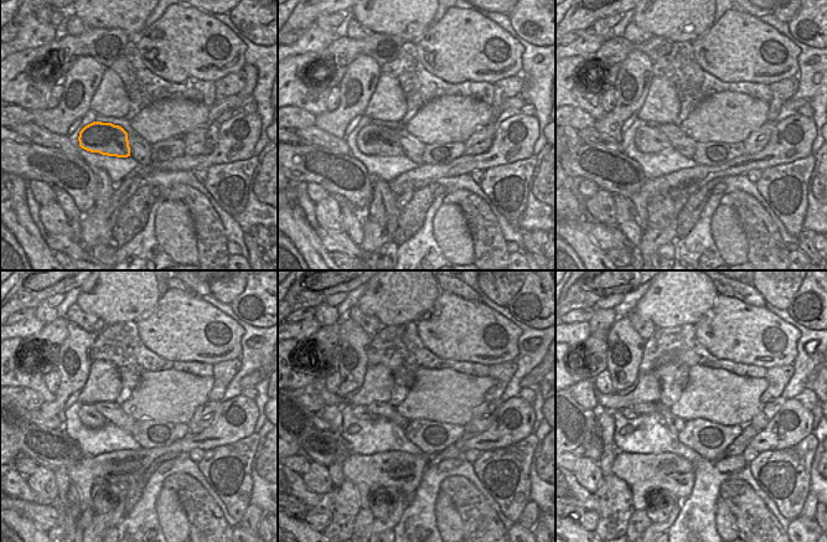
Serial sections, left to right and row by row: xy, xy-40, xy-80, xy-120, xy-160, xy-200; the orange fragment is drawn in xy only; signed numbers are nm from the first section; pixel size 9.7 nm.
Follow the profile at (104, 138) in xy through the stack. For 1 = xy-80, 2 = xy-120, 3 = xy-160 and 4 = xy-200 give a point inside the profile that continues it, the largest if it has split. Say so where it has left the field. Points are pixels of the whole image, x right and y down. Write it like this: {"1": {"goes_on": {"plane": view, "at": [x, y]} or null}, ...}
{"1": {"goes_on": {"plane": "xy-80", "at": [649, 139]}}, "2": {"goes_on": {"plane": "xy-120", "at": [88, 416]}}, "3": {"goes_on": {"plane": "xy-160", "at": [360, 412]}}, "4": {"goes_on": {"plane": "xy-200", "at": [629, 412]}}}

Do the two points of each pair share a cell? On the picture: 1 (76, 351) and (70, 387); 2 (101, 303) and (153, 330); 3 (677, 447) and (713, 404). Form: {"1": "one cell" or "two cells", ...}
{"1": "one cell", "2": "two cells", "3": "two cells"}

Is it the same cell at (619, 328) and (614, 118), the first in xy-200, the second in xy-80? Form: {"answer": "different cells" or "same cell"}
{"answer": "same cell"}

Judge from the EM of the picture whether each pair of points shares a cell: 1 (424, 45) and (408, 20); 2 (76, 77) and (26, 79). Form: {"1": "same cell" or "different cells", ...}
{"1": "different cells", "2": "different cells"}

